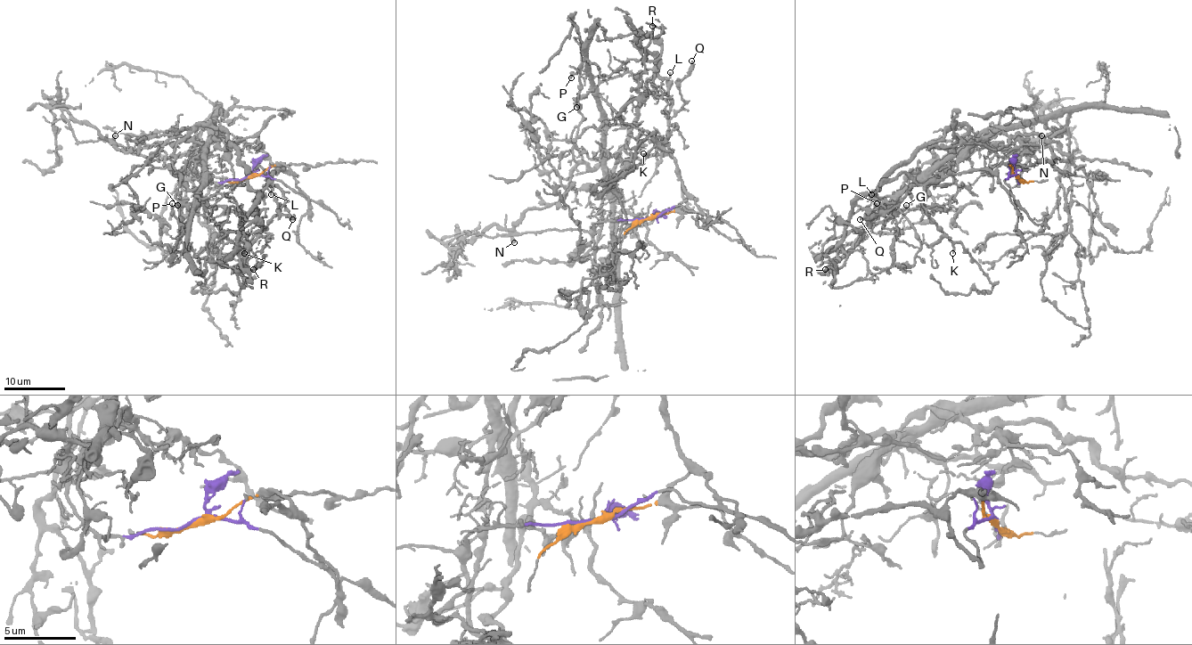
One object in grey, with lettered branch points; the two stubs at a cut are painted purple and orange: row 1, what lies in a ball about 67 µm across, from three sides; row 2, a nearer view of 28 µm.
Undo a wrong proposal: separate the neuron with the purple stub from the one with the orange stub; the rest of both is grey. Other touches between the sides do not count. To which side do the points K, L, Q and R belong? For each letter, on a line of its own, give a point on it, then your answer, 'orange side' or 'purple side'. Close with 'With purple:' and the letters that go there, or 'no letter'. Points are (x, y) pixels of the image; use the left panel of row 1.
K: at (244, 253); orange side
L: at (271, 194); orange side
Q: at (292, 219); orange side
R: at (253, 269); orange side
With purple: no letter

